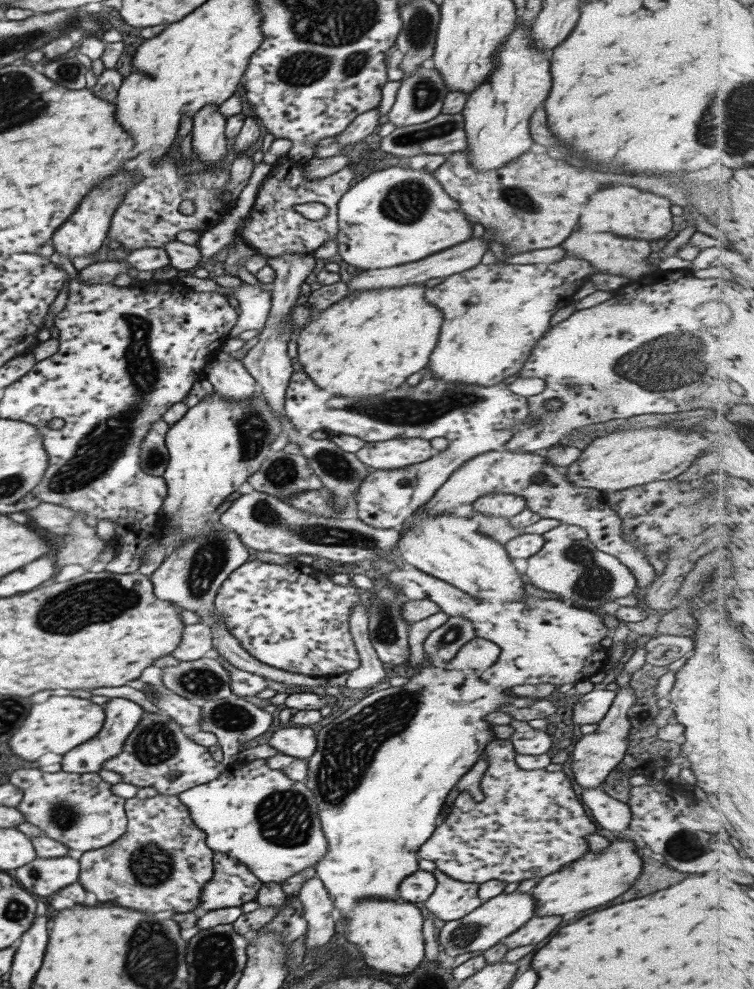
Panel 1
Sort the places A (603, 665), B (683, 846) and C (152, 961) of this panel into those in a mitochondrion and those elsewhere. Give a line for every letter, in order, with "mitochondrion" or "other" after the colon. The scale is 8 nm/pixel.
A: other
B: mitochondrion
C: mitochondrion

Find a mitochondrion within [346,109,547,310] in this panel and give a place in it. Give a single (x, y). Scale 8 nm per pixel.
(405, 203)

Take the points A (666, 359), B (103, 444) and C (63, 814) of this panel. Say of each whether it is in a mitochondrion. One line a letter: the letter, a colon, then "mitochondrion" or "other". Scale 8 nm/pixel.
A: mitochondrion
B: mitochondrion
C: mitochondrion

